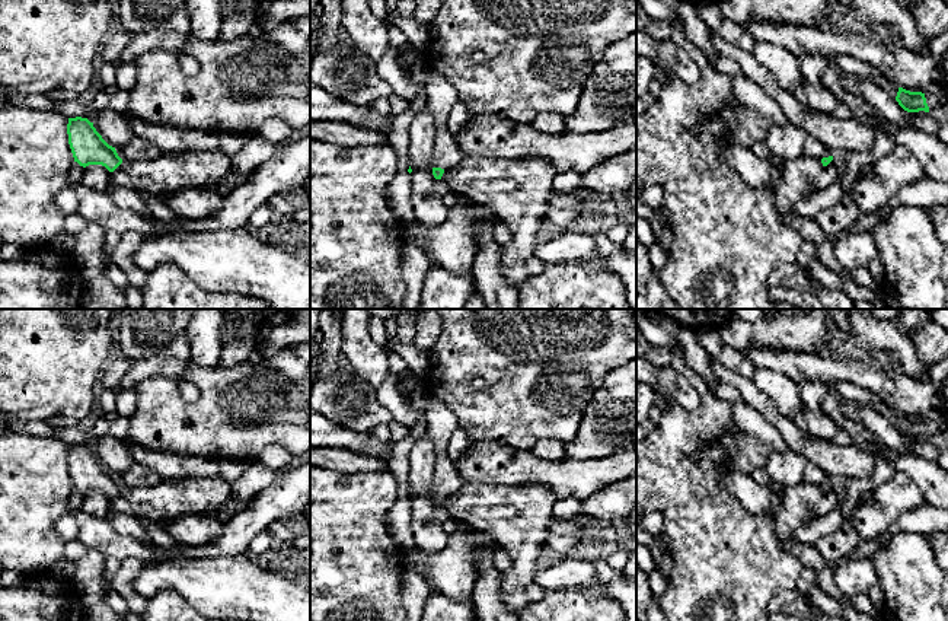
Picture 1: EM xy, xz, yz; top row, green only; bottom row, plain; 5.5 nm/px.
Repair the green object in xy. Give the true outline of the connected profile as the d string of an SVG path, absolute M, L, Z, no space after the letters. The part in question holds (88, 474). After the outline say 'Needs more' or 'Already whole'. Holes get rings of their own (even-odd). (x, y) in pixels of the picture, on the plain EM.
M68 445L67 461L74 488L80 493L102 491L114 499L122 490L115 474L102 465L87 445Z. Already whole

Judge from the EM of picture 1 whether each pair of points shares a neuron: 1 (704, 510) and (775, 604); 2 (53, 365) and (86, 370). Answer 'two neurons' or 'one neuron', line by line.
1: two neurons
2: one neuron

